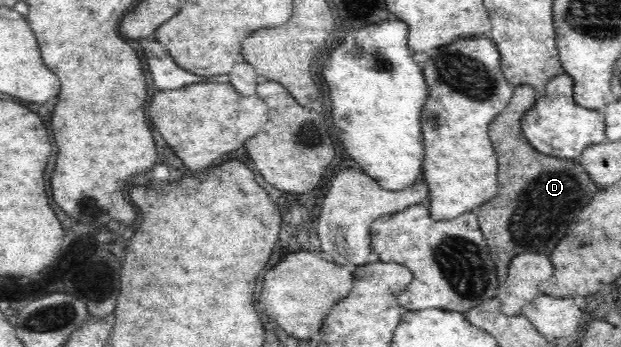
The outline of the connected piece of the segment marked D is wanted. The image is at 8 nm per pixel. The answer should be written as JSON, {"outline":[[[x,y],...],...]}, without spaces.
{"outline":[[[521,84],[513,87],[511,99],[506,108],[490,124],[489,137],[494,145],[498,158],[498,192],[491,201],[486,201],[476,210],[477,219],[489,248],[489,255],[495,262],[497,278],[500,283],[507,280],[512,254],[520,252],[536,252],[548,256],[556,242],[566,234],[568,226],[574,222],[574,218],[580,214],[580,210],[590,202],[590,198],[596,194],[596,184],[590,180],[588,173],[572,160],[558,159],[552,156],[540,154],[532,147],[521,130],[521,122],[524,113],[536,102],[535,90],[529,84]]]}

